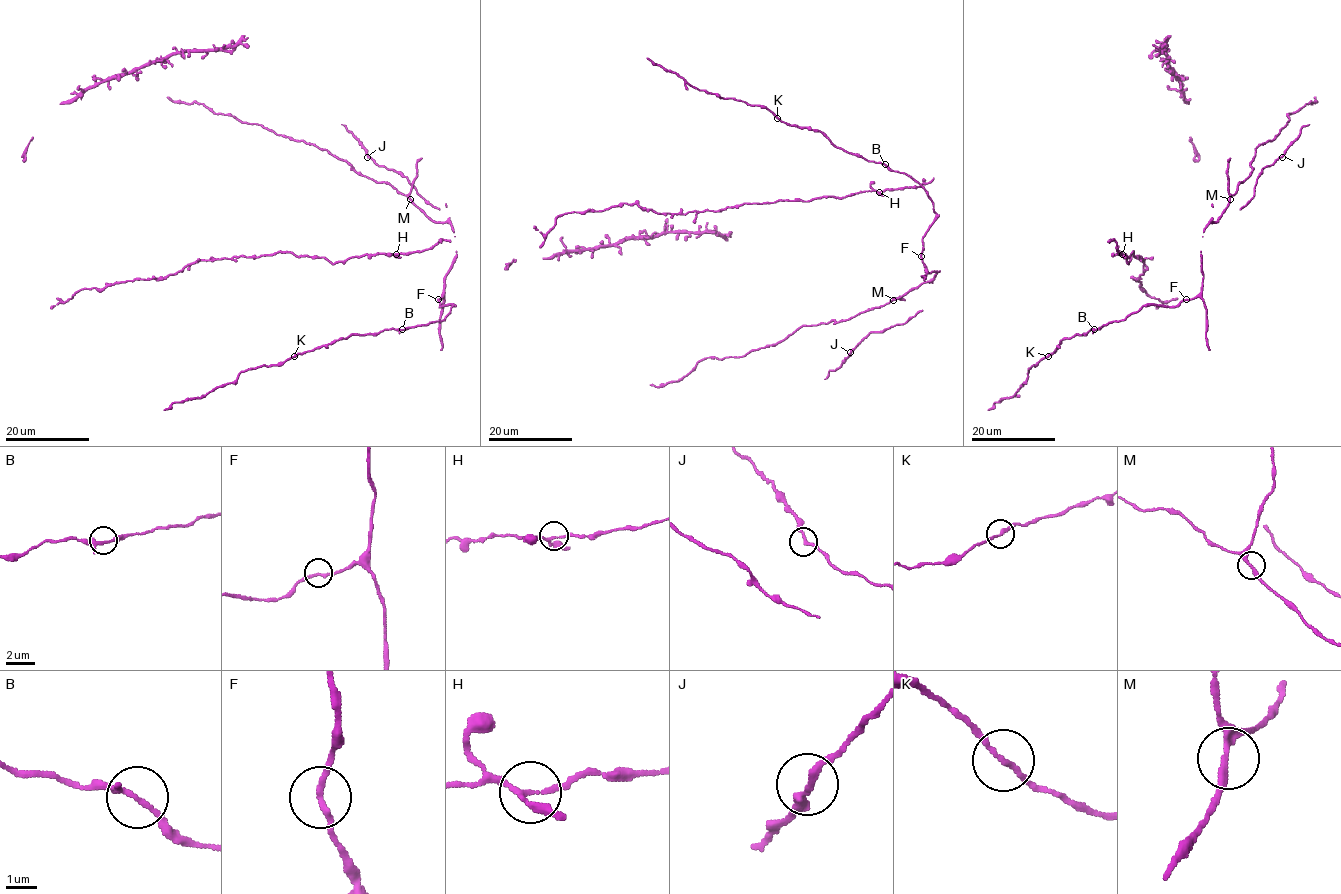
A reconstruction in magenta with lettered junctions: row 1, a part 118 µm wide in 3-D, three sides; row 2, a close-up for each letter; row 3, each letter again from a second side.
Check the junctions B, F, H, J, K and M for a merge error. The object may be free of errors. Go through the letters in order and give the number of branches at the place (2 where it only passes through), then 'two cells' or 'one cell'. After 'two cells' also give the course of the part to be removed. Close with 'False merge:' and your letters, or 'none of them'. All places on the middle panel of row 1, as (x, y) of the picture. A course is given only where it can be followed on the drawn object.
B: 2 branches meet; one cell
F: 2 branches meet; one cell
H: 3 branches meet; one cell
J: 2 branches meet; one cell
K: 2 branches meet; one cell
M: 3 branches meet; one cell
False merge: none of them

